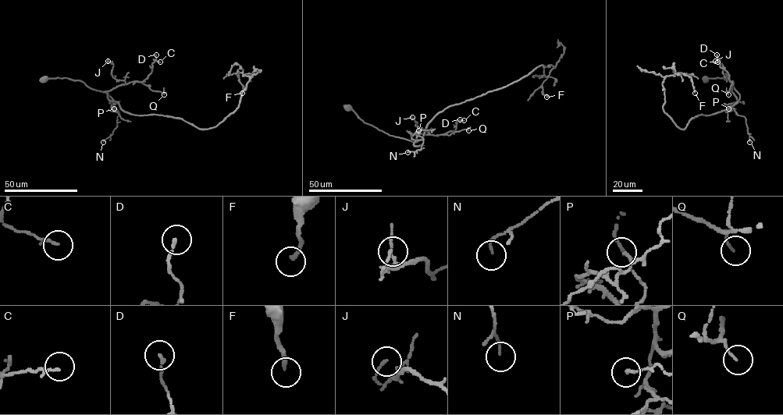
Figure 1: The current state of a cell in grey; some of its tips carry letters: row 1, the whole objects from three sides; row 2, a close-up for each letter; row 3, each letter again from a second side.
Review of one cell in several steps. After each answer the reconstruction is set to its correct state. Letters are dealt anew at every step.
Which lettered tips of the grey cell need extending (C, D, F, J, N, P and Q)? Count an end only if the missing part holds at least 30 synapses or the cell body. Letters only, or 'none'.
F

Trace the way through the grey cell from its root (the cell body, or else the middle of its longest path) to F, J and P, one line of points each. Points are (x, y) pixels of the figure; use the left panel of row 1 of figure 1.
F: (44, 79), (80, 80), (125, 111), (201, 129), (238, 107), (249, 79), (239, 72), (242, 93)
J: (44, 79), (80, 80), (112, 101), (108, 92), (125, 81), (112, 76), (113, 65), (108, 61)
P: (44, 79), (59, 77), (80, 80), (92, 89), (106, 93), (113, 100), (112, 106), (114, 108)

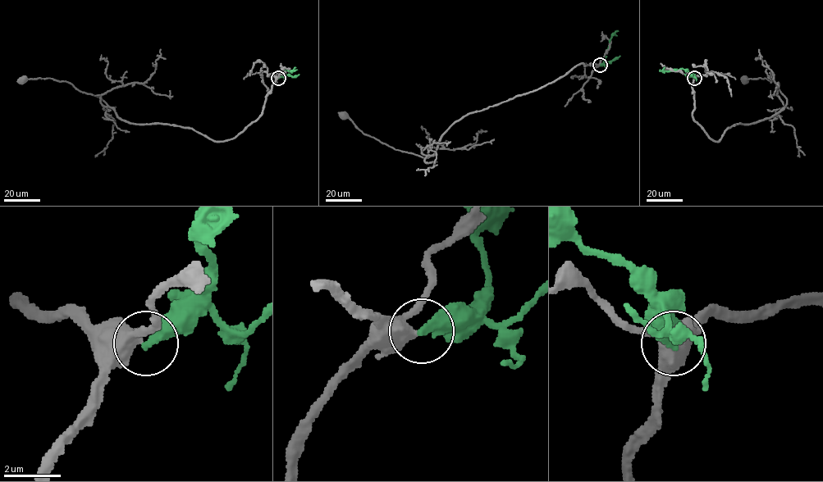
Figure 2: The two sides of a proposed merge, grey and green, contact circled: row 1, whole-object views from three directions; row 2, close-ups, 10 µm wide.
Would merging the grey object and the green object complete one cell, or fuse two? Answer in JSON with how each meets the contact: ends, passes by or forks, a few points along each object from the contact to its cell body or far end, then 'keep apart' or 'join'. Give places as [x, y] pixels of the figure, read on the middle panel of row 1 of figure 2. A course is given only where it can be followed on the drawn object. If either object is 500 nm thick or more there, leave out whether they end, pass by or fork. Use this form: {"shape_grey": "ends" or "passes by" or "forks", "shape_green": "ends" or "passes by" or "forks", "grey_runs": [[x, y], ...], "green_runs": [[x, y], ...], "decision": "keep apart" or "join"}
{"shape_grey": "passes by", "shape_green": "ends", "grey_runs": [[599, 65], [580, 63], [537, 89], [468, 113], [427, 157], [394, 149], [343, 115]], "green_runs": [[600, 65], [604, 62], [610, 39], [618, 31]], "decision": "keep apart"}

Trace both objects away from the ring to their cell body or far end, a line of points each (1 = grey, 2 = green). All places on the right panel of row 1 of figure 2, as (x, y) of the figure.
1: (694, 78), (692, 116), (710, 138), (718, 141), (730, 126), (769, 118), (787, 103), (774, 81), (744, 79)
2: (694, 78), (683, 69), (660, 70)

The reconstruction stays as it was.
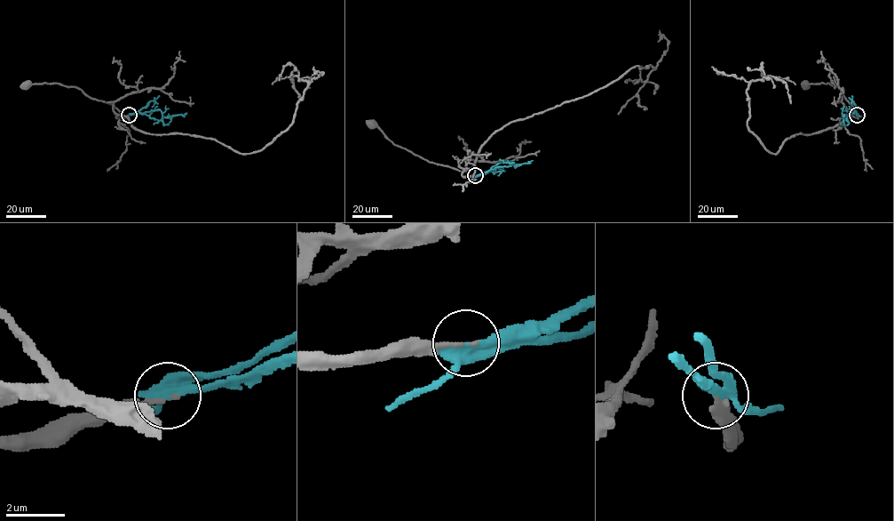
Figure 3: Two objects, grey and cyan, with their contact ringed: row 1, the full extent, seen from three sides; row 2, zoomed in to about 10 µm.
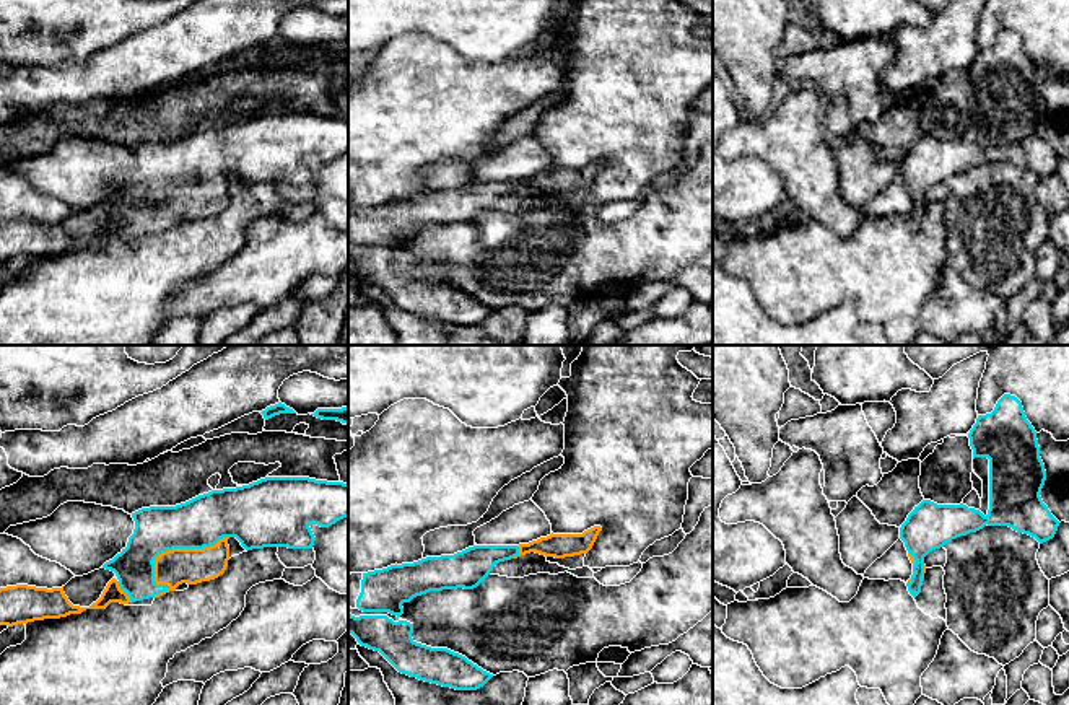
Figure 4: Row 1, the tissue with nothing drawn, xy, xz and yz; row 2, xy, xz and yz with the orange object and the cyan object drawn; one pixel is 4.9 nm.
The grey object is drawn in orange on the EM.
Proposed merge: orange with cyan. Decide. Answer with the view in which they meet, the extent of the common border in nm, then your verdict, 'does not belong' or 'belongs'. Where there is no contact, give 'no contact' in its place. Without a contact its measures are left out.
xy | 480 nm | belongs

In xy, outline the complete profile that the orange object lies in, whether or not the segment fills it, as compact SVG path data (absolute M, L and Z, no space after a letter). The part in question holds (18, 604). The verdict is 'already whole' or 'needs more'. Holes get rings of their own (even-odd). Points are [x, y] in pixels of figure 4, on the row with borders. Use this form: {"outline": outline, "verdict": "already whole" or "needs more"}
{"outline": "M265 477L236 488L212 490L176 506L150 506L132 513L133 534L103 568L116 576L89 607L73 606L62 588L16 585L0 588L0 625L18 625L44 619L106 609L111 602L129 604L159 598L182 583L197 585L225 573L229 560L228 539L236 537L246 550L264 547L312 549L311 524L329 528L348 516L348 484L309 477Z", "verdict": "needs more"}

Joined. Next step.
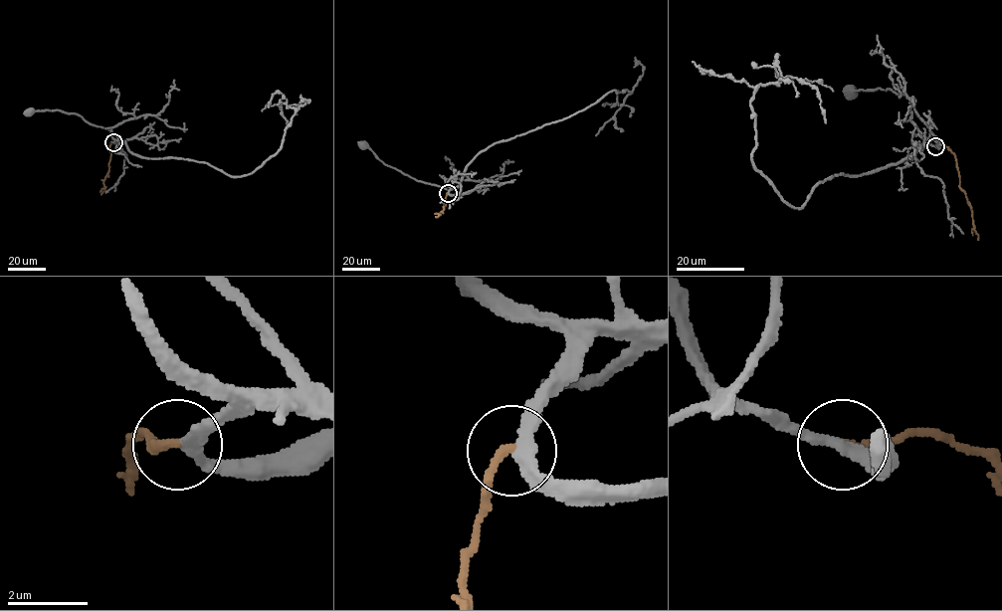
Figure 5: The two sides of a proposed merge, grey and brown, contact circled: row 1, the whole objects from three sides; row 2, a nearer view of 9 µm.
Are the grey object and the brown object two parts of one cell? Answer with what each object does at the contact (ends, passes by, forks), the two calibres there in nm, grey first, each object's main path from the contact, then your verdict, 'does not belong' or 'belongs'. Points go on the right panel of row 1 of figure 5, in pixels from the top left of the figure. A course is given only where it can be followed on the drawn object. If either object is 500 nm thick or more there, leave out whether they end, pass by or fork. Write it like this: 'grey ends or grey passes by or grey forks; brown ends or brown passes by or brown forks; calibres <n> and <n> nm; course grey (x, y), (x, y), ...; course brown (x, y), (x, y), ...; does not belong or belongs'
grey passes by; brown ends; calibres 280 and 220 nm; course grey (935, 146), (925, 141), (929, 128), (906, 95), (899, 95), (891, 89), (850, 92); course brown (935, 146), (946, 146), (954, 155), (959, 188), (972, 211), (978, 240); does not belong

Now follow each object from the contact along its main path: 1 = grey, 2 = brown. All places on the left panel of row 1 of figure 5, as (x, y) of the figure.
1: (113, 142), (118, 138), (111, 132), (90, 124), (75, 113), (60, 110), (29, 111)
2: (113, 142), (109, 147), (110, 156), (104, 189), (100, 194)

